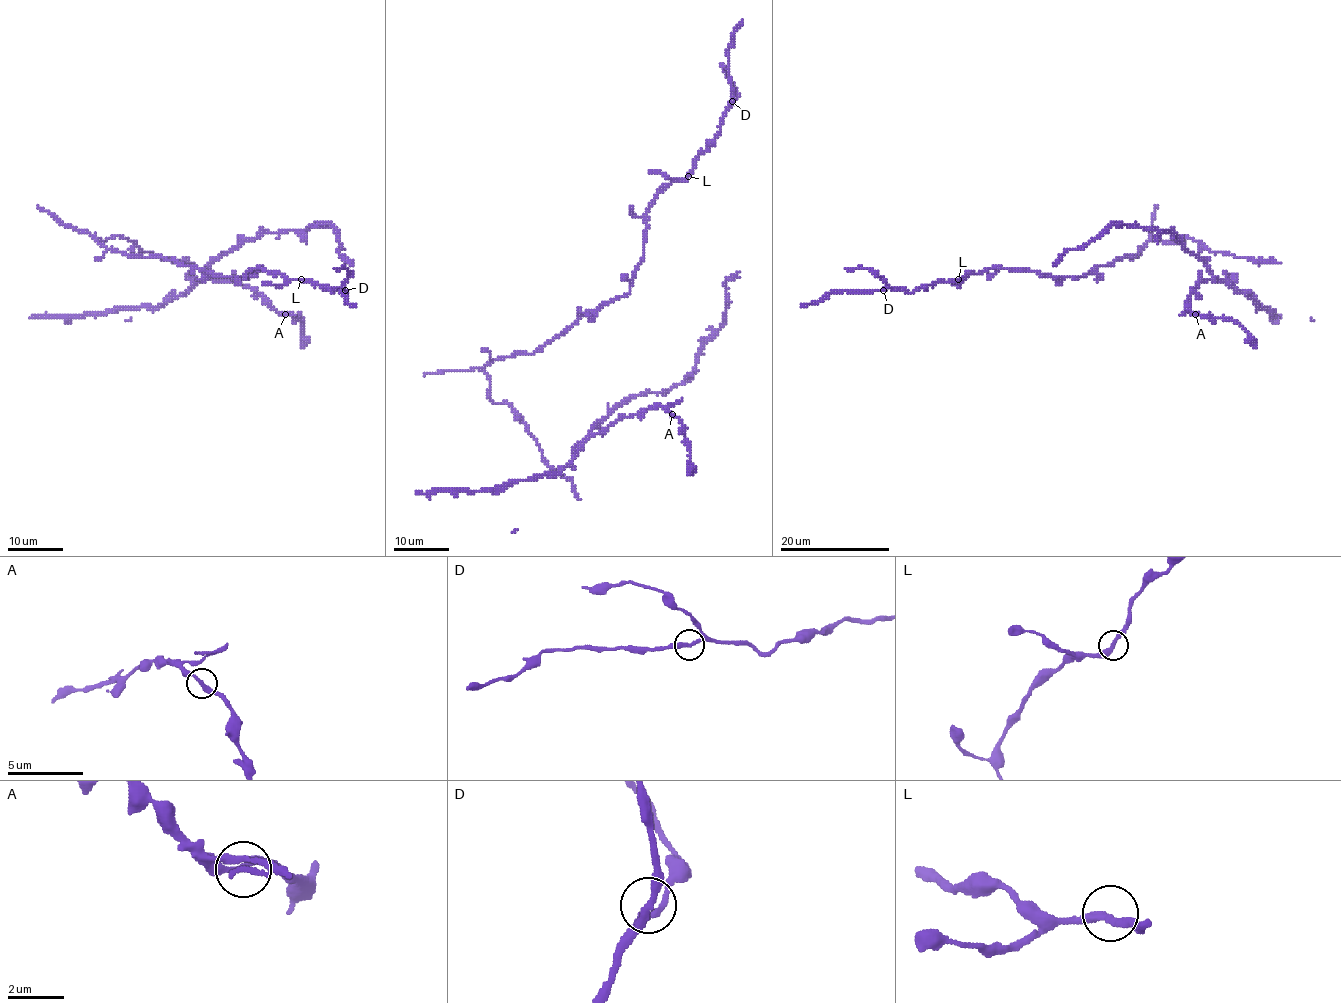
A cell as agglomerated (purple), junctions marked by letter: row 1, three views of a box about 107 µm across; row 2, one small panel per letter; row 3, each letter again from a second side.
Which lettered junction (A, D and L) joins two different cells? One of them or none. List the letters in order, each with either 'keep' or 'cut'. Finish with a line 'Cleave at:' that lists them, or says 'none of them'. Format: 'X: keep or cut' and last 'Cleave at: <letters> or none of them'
A: keep
D: keep
L: keep
Cleave at: none of them

